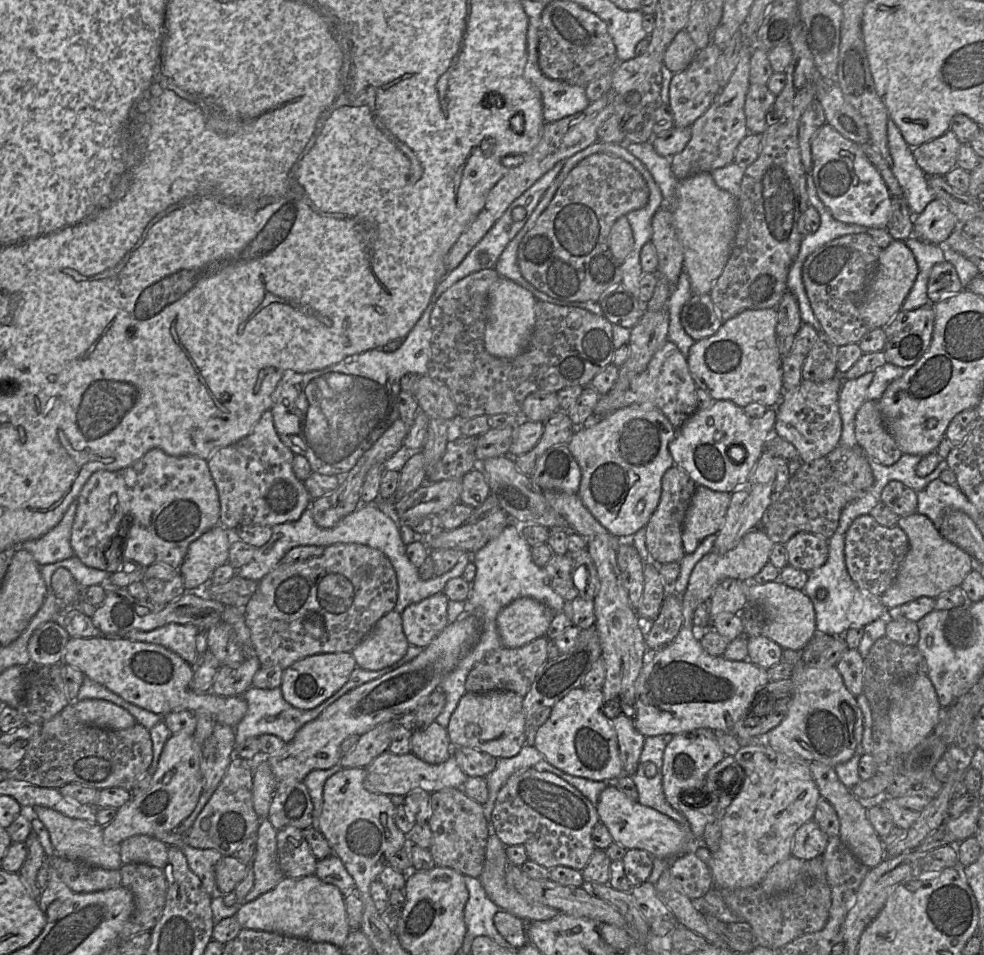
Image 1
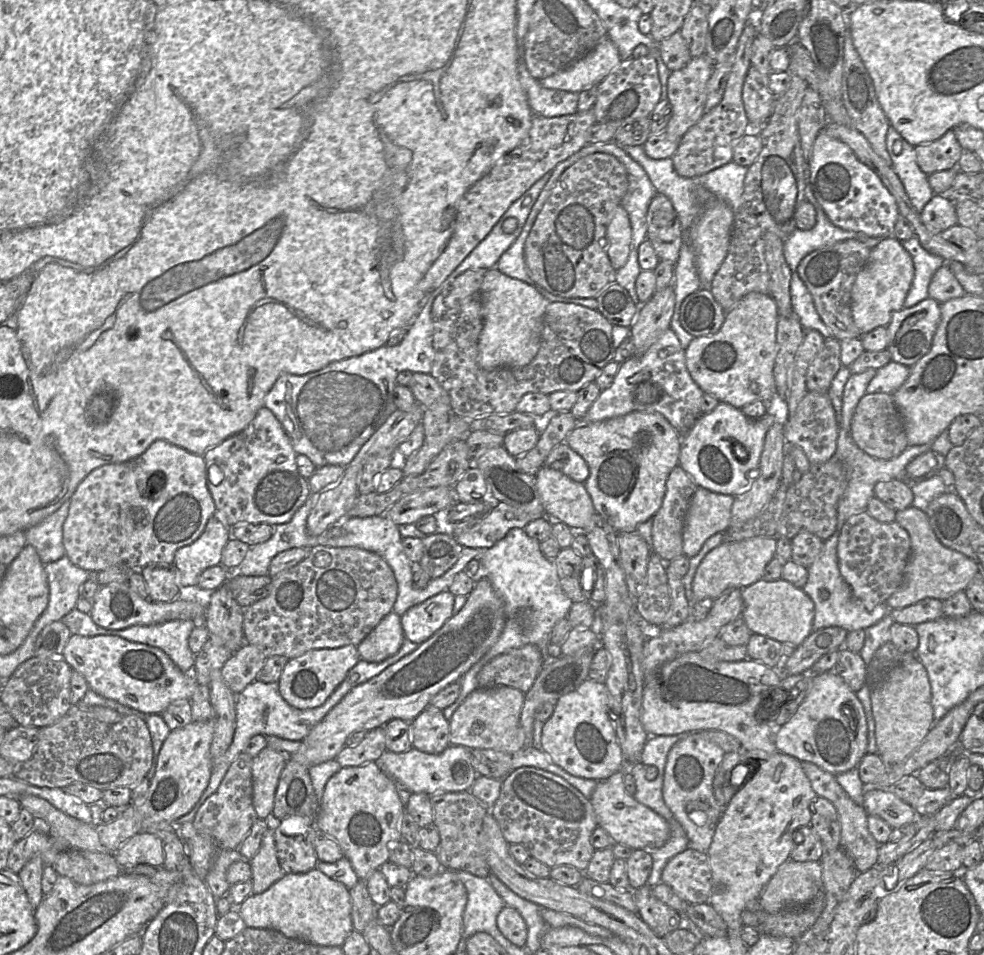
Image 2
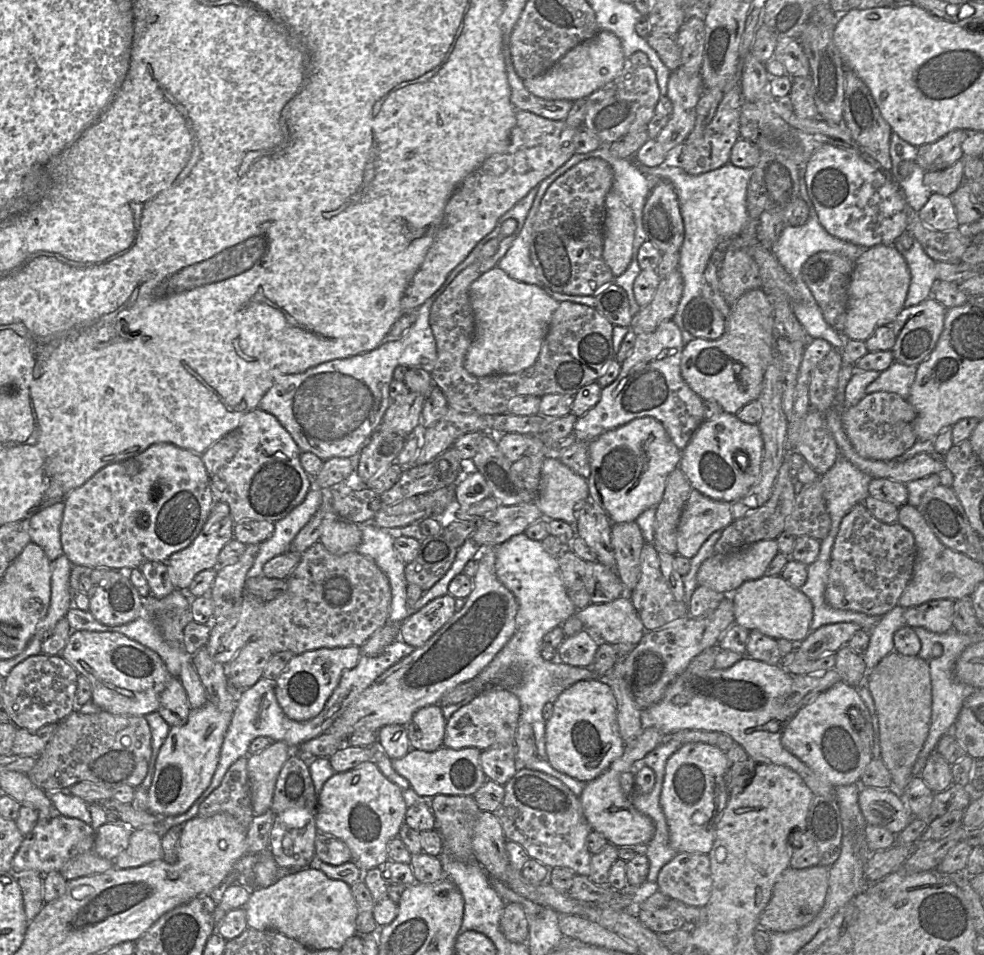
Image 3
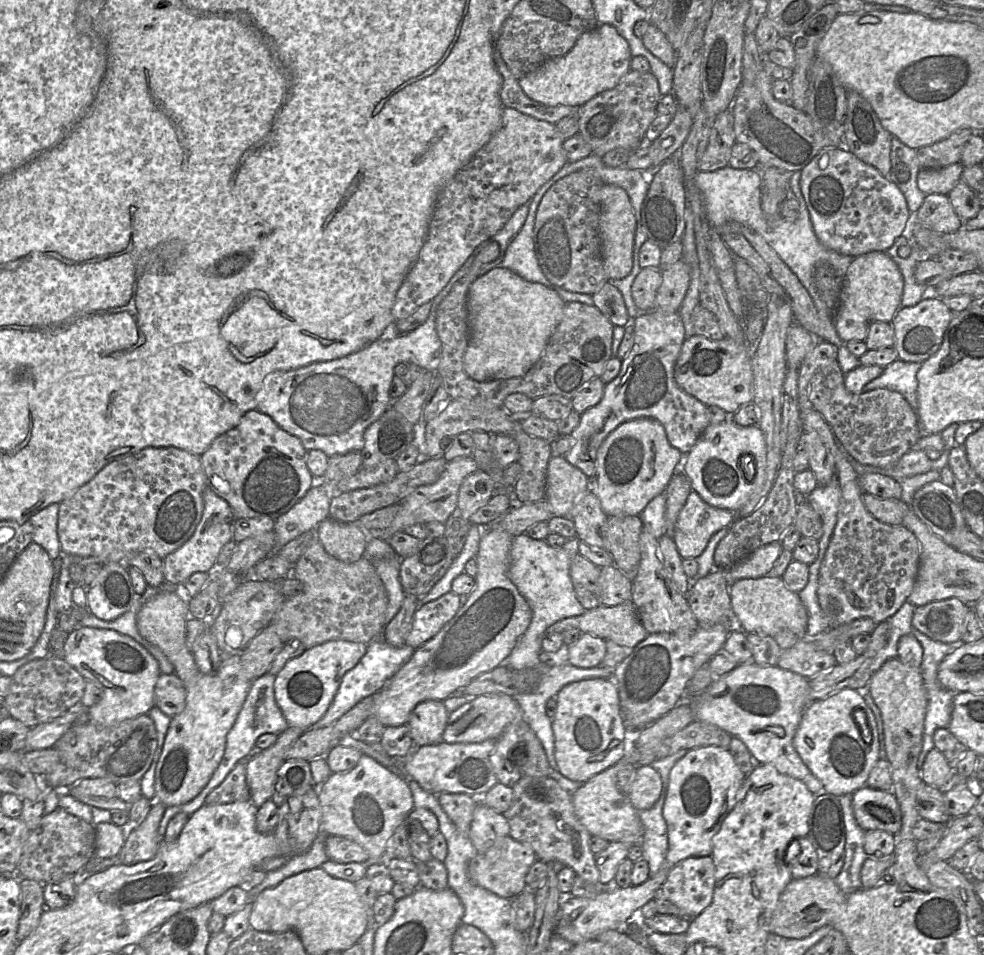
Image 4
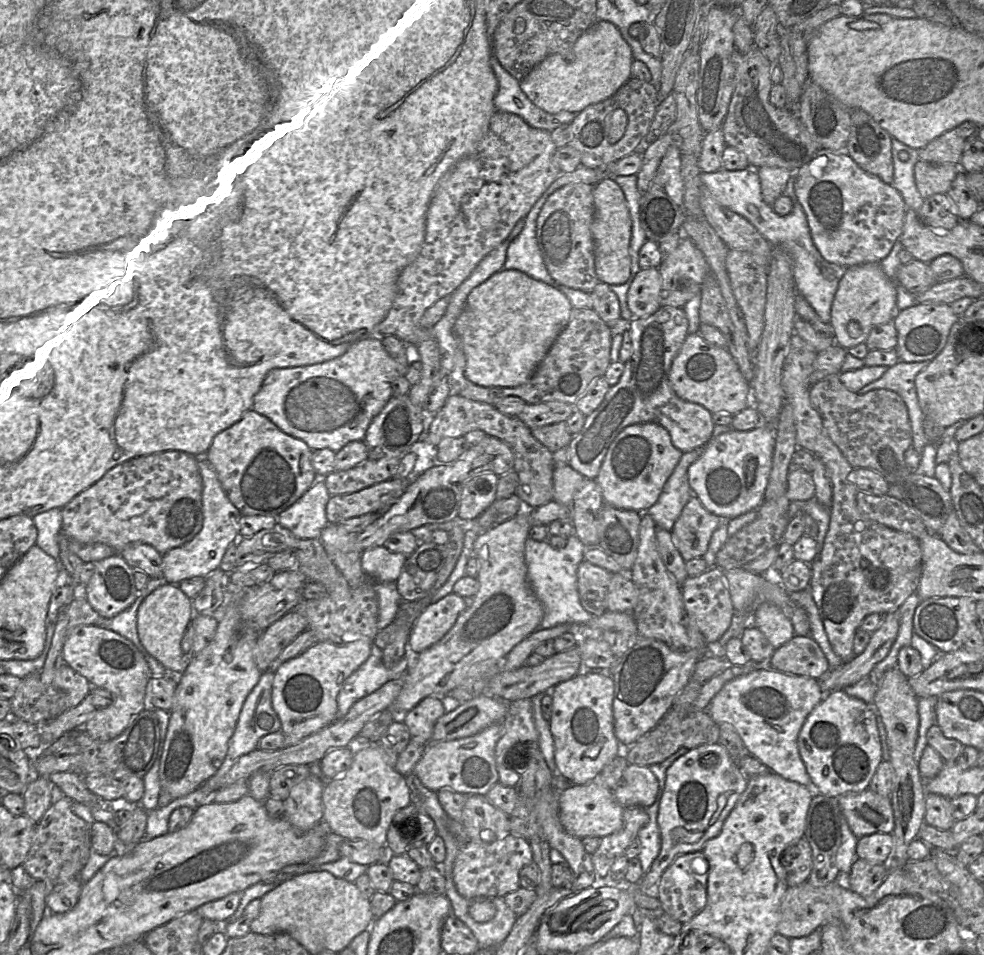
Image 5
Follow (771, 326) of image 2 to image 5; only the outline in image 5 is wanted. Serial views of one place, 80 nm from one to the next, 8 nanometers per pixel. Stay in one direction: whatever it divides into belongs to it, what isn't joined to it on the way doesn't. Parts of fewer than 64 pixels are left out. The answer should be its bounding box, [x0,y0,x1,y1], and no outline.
[669,333,752,415]

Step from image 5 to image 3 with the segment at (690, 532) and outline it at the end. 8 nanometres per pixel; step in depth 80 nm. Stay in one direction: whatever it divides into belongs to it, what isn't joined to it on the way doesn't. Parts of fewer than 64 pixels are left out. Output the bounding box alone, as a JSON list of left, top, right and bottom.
[677,489,734,558]

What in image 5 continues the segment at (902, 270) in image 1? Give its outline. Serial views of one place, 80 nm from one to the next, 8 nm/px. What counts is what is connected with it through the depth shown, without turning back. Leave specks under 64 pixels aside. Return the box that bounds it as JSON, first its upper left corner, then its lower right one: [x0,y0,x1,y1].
[830,263,896,350]

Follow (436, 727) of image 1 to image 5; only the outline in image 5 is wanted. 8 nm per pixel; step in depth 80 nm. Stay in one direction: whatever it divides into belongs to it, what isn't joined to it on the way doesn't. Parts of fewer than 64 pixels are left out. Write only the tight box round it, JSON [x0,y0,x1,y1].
[401,696,445,743]

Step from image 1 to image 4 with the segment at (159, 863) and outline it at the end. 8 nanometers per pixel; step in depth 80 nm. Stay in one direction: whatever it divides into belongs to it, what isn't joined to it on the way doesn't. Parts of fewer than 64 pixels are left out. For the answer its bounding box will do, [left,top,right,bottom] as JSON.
[117,801,167,865]

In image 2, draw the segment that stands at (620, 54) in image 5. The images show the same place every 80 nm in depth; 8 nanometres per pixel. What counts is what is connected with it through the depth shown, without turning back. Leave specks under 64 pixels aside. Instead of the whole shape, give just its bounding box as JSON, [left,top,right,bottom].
[539,37,621,93]

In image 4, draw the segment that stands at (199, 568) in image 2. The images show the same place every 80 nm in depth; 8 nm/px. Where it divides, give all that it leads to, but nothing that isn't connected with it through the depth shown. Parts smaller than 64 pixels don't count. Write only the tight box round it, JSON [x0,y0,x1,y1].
[163,485,236,587]

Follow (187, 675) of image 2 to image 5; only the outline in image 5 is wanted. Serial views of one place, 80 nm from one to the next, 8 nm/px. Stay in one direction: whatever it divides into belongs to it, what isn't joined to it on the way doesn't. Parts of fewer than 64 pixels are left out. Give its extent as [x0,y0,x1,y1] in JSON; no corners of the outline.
[62,625,152,741]

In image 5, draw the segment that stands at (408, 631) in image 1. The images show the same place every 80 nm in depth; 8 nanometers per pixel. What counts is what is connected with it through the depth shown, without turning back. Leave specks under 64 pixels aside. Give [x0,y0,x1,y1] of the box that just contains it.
[408,592,466,655]

